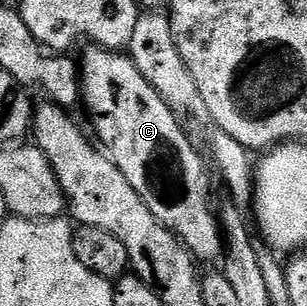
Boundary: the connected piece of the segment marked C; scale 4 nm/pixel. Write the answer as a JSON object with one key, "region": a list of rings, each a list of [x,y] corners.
{"region":[[[95,45],[85,48],[84,60],[81,58],[78,63],[80,90],[83,106],[88,106],[88,111],[92,114],[92,127],[96,130],[95,138],[98,143],[100,138],[99,146],[108,156],[108,160],[118,165],[122,177],[130,181],[134,193],[142,197],[146,209],[150,209],[150,213],[160,224],[176,235],[193,259],[201,264],[212,263],[215,259],[217,262],[222,255],[222,228],[214,207],[212,211],[212,183],[208,180],[203,157],[196,152],[196,147],[188,140],[183,125],[176,120],[177,112],[142,77],[142,73],[127,54]]]}

